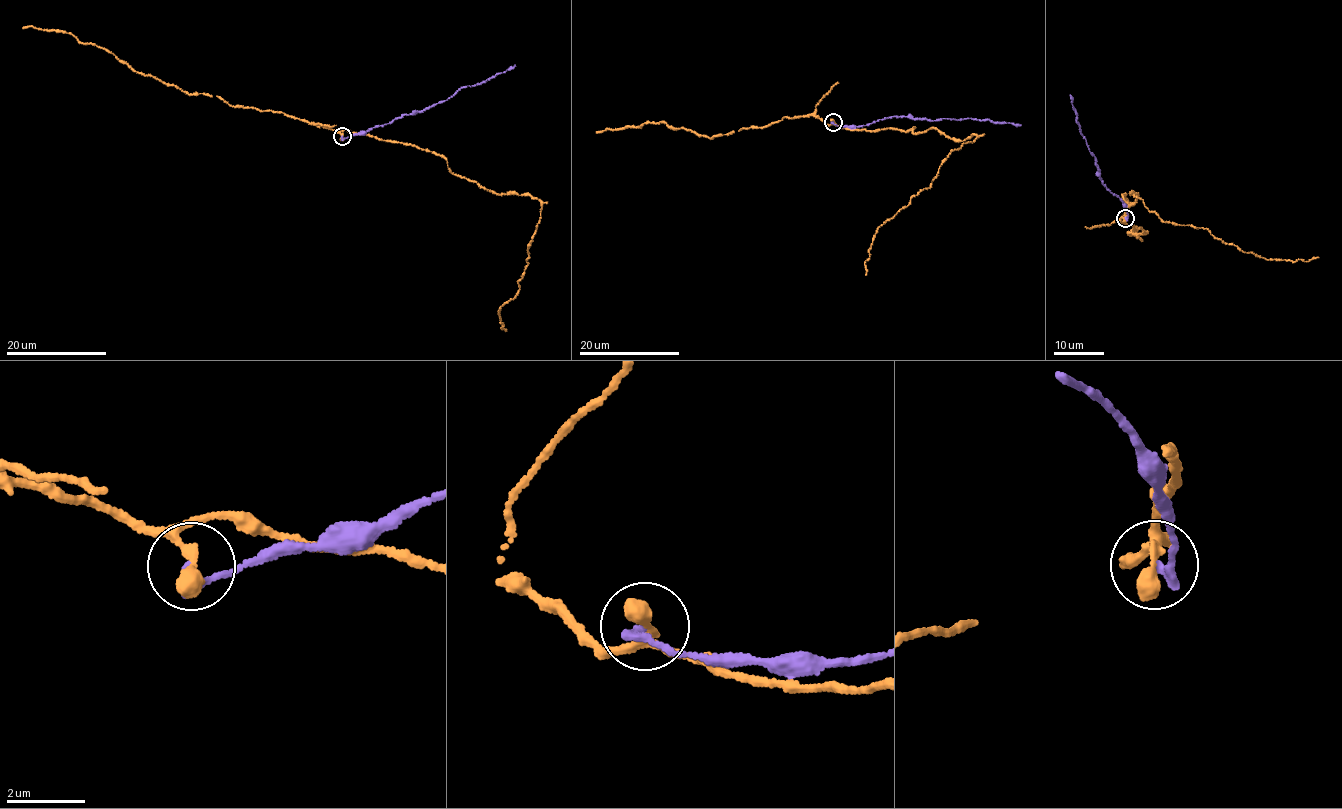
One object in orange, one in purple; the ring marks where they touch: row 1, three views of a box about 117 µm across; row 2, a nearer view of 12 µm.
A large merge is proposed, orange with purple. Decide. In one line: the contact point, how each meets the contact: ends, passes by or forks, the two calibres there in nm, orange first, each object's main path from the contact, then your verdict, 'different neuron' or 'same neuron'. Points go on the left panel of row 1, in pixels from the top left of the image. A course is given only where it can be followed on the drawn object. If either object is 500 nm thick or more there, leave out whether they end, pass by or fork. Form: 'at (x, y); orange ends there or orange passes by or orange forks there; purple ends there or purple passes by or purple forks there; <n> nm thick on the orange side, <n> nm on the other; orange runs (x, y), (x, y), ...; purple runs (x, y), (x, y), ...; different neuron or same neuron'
at (342, 136); orange ends there; purple ends there; 460 nm thick on the orange side, 240 nm on the other; orange runs (342, 137), (350, 130), (414, 144), (445, 159), (455, 175), (540, 202), (520, 286), (499, 311), (505, 331); purple runs (342, 137), (364, 134), (394, 119), (429, 108), (454, 95), (461, 88), (485, 82), (515, 64); different neuron

